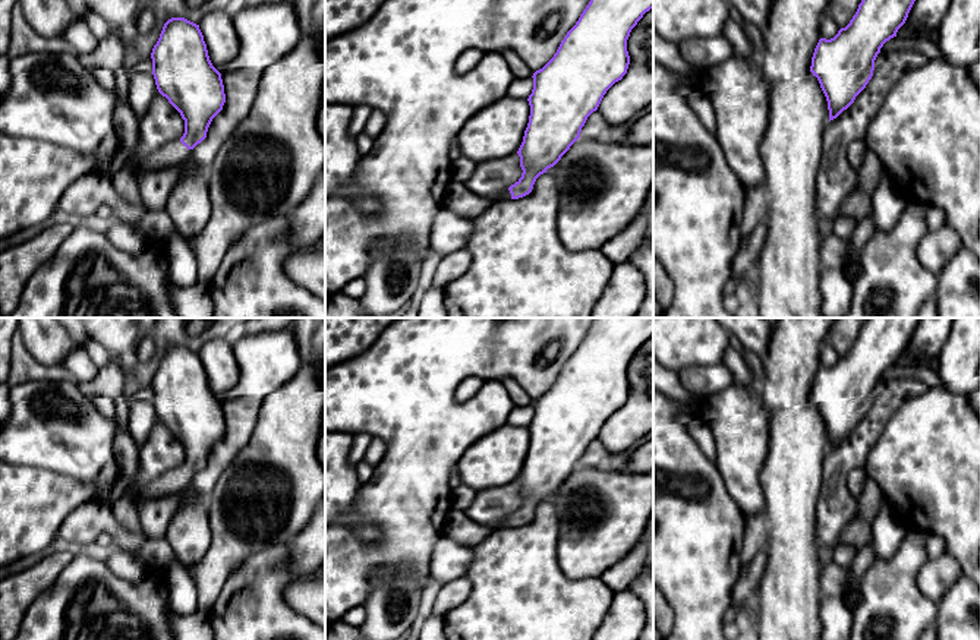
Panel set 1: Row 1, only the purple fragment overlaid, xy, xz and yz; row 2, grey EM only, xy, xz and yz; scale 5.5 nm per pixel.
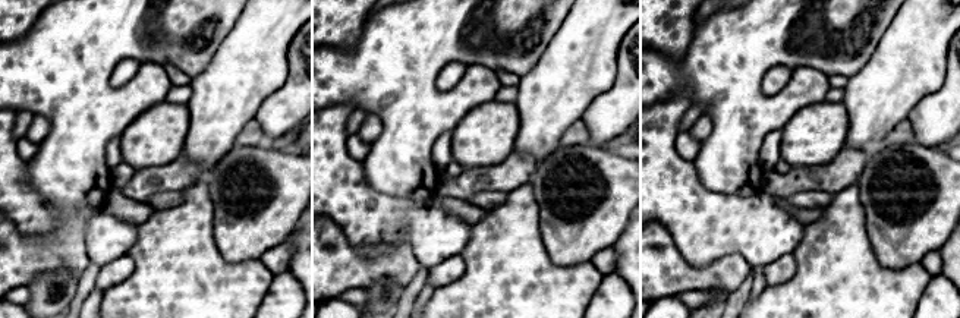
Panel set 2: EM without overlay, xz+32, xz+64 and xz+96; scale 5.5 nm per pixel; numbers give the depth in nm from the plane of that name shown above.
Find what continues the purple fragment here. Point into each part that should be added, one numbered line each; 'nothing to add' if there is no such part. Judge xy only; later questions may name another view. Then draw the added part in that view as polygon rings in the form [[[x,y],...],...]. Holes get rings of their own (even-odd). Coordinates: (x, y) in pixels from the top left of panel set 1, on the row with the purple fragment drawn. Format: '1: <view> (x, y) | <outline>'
1: xy (175, 153) | [[[180,139],[168,142],[158,151],[152,152],[142,164],[142,170],[160,170],[183,163],[190,157],[192,149],[188,149]]]

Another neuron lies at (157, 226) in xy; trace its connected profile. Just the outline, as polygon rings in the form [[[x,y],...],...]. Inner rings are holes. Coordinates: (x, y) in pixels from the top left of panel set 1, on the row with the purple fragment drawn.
[[[145,211],[138,226],[144,234],[154,242],[164,243],[173,233],[177,233],[171,218],[164,211]]]

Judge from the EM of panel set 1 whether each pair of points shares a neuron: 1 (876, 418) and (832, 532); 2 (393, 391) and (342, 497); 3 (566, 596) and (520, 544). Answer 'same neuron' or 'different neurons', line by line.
1: same neuron
2: different neurons
3: same neuron

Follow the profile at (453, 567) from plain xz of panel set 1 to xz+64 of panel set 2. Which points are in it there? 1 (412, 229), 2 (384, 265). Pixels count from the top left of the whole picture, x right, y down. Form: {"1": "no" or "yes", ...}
{"1": "yes", "2": "no"}

